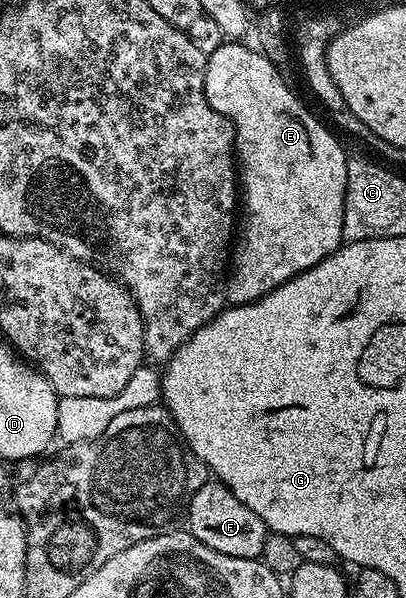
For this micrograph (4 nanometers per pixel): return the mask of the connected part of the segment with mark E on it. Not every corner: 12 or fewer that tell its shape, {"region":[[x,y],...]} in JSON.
{"region":[[254,47],[207,57],[235,127],[227,304],[344,243],[348,153]]}

